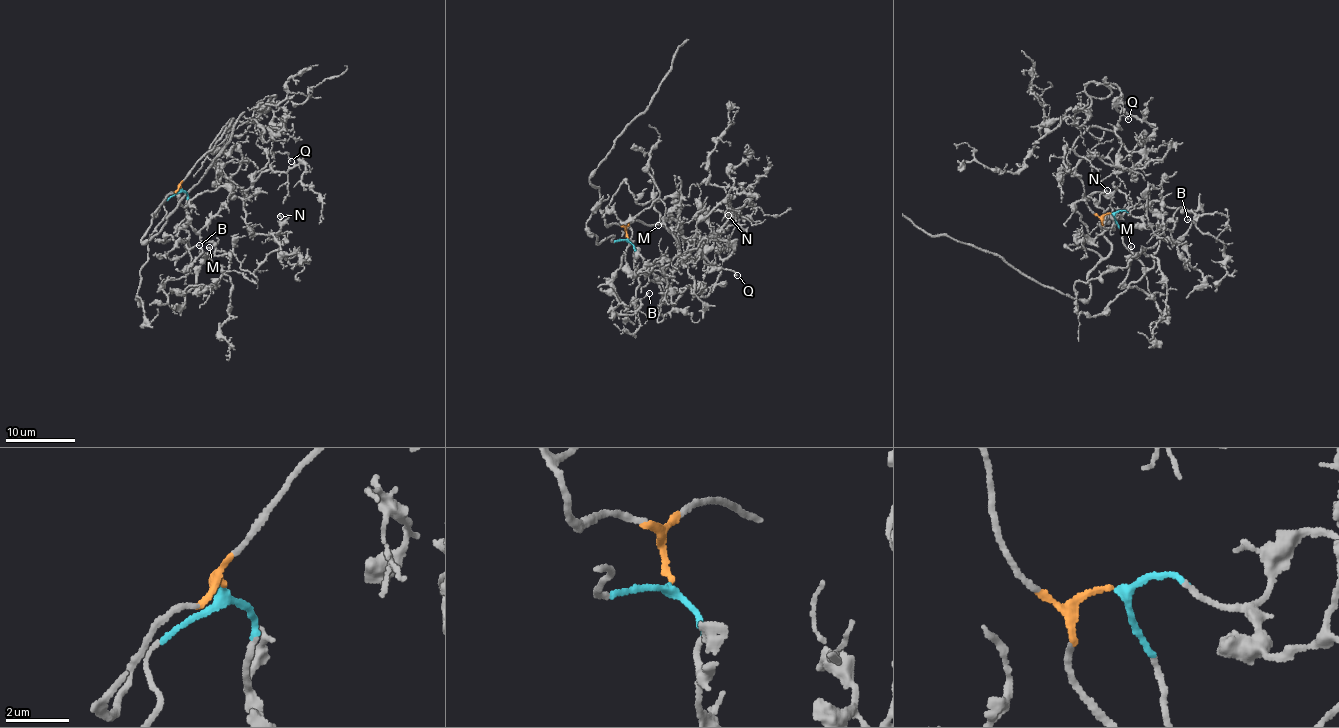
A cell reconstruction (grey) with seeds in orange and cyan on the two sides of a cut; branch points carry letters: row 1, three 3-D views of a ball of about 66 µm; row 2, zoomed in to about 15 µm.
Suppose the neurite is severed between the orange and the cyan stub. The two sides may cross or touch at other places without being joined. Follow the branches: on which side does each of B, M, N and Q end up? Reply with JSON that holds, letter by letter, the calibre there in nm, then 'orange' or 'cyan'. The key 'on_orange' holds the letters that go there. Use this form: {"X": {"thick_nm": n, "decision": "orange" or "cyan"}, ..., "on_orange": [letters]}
{"B": {"thick_nm": 120, "decision": "cyan"}, "M": {"thick_nm": 110, "decision": "cyan"}, "N": {"thick_nm": 130, "decision": "orange"}, "Q": {"thick_nm": 110, "decision": "orange"}, "on_orange": ["N", "Q"]}

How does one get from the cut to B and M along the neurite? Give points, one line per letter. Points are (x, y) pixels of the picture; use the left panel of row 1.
B: (180, 187), (186, 193), (186, 210), (186, 205), (189, 204), (191, 207), (187, 215), (187, 246), (199, 245)
M: (180, 187), (186, 193), (193, 230), (212, 242), (213, 254), (229, 258), (228, 272), (211, 260), (209, 246)

